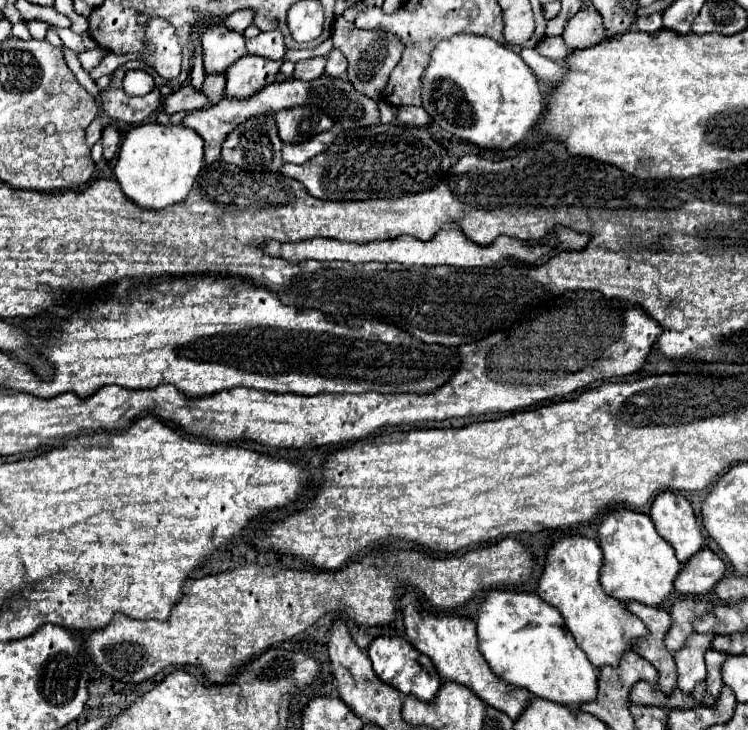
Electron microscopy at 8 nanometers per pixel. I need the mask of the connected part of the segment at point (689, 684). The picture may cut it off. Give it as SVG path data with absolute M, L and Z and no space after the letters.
M696 634L688 636L684 648L674 654L676 668L678 668L678 688L682 692L692 692L696 682L706 678L704 666L704 652L712 646L712 634Z

